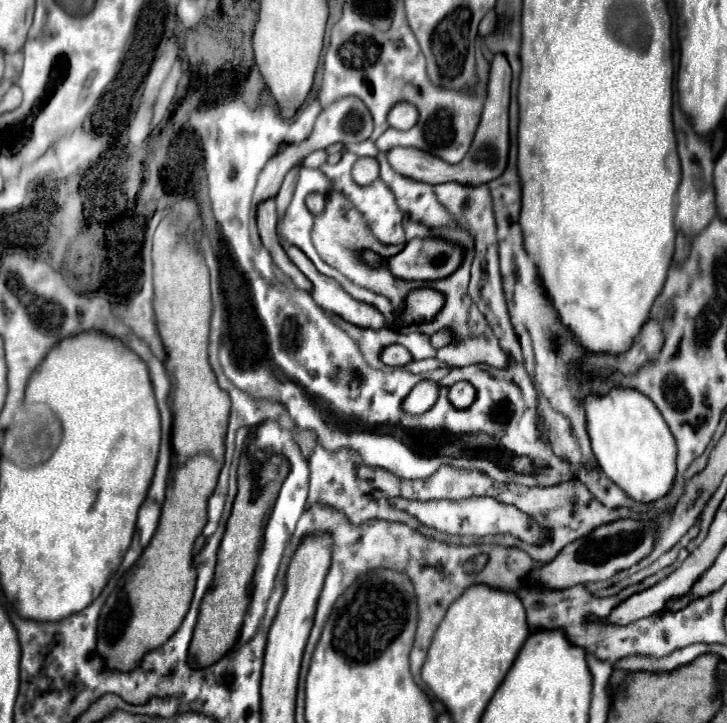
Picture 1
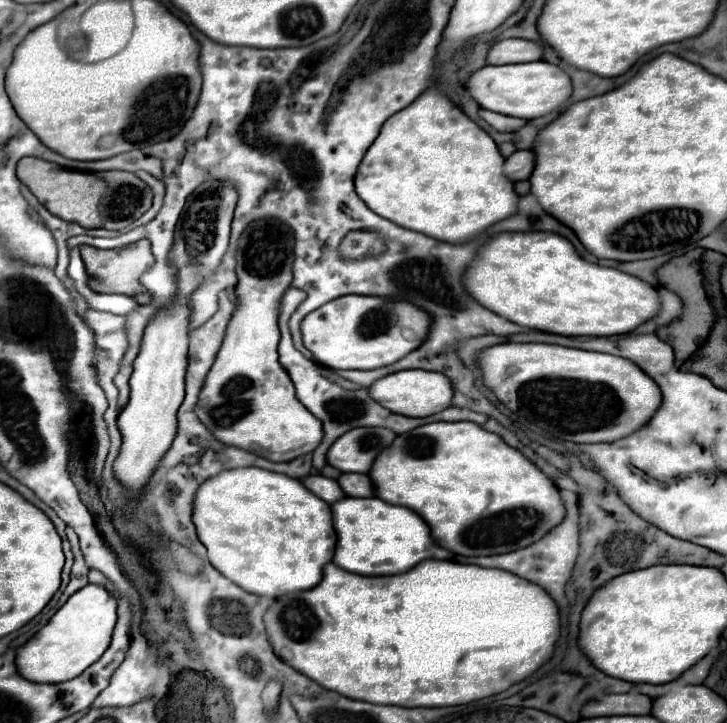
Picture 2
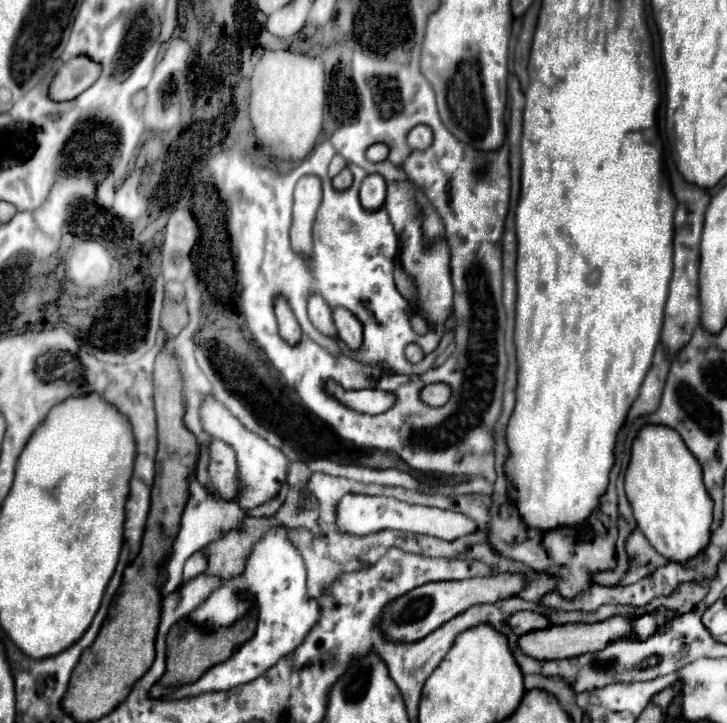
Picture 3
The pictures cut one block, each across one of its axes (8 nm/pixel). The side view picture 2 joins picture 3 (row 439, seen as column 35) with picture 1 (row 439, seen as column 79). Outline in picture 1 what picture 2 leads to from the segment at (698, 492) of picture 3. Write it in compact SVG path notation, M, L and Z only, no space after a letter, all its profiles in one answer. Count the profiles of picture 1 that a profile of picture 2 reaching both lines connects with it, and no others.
M614 388L608 396L584 400L592 450L604 474L634 502L664 498L676 478L676 440L658 408L636 390Z

